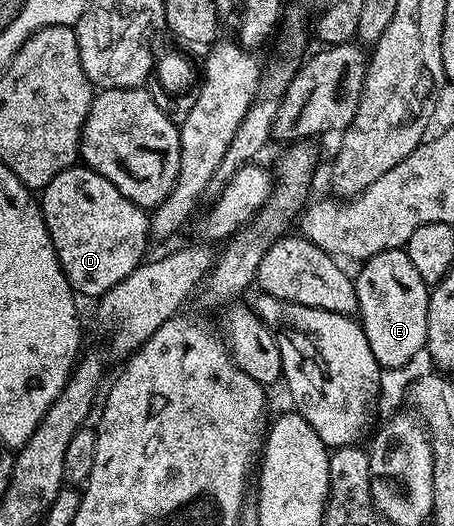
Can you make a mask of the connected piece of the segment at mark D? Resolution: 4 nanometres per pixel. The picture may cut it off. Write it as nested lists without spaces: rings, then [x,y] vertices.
[[[76,165],[57,173],[57,177],[53,177],[53,181],[42,188],[41,206],[53,249],[76,296],[102,297],[106,291],[113,289],[113,285],[125,281],[125,277],[129,277],[129,273],[133,273],[133,269],[144,262],[146,255],[143,254],[147,251],[147,239],[149,240],[148,212],[129,201],[129,197],[125,197],[125,193],[121,193],[121,189],[113,185],[113,181],[101,177],[101,173],[97,173],[92,167]]]

